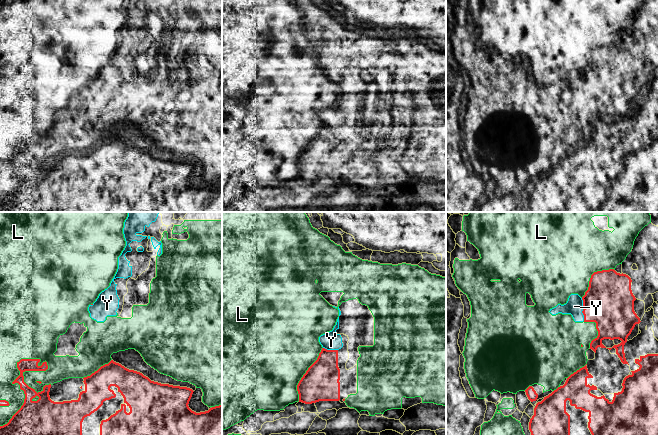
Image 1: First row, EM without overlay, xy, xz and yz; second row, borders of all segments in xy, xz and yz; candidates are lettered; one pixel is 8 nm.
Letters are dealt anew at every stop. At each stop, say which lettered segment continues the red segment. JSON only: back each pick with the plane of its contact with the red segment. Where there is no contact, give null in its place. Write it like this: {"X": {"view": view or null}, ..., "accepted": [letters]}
{"accepted": []}

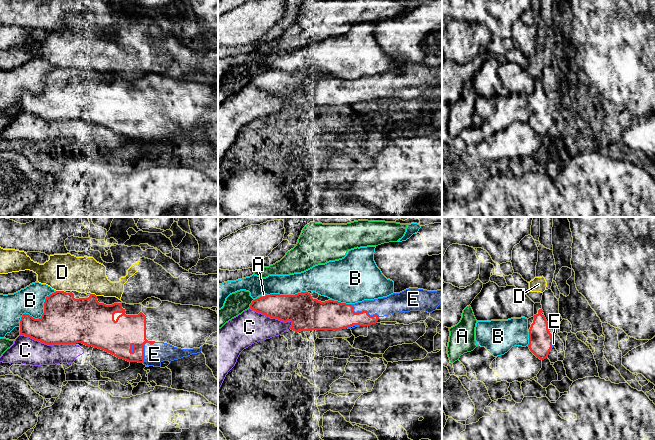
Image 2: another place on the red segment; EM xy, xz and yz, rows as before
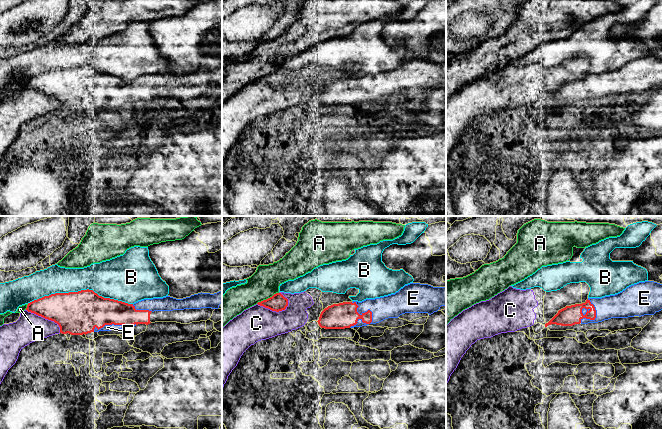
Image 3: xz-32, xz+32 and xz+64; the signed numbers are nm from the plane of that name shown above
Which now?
{"E": {"view": "xz"}, "accepted": ["E"]}

